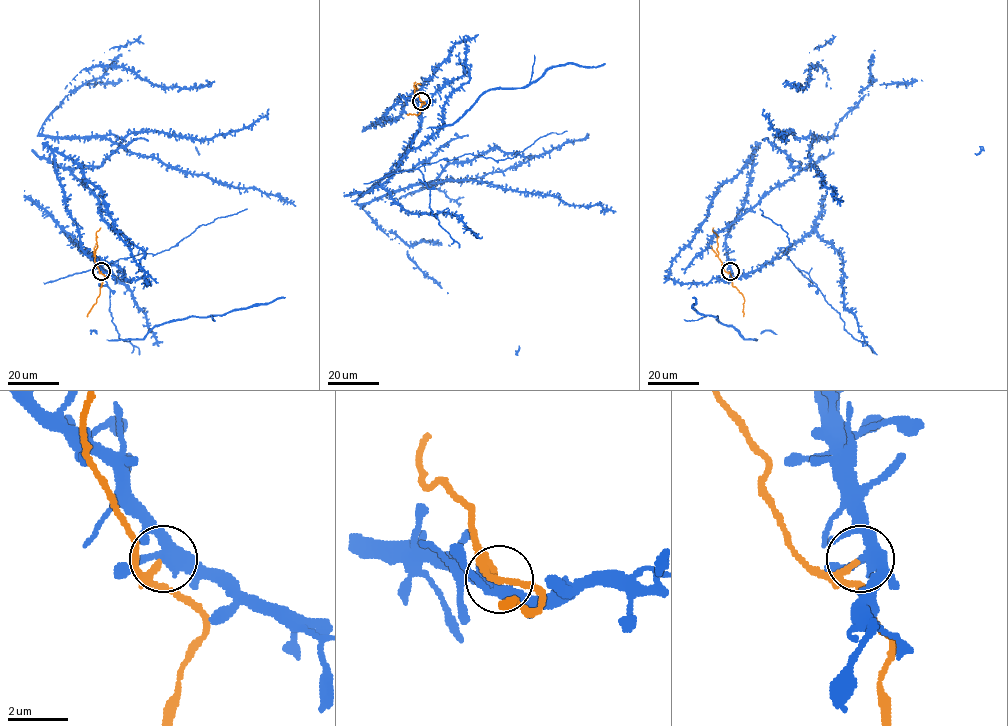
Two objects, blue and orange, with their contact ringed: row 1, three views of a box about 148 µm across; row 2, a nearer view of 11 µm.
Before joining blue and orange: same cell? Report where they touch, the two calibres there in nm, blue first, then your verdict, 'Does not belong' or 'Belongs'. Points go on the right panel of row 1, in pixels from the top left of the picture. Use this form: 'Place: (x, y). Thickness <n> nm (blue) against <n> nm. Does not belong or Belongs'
Place: (730, 271). Thickness 320 nm (blue) against 150 nm. Does not belong

